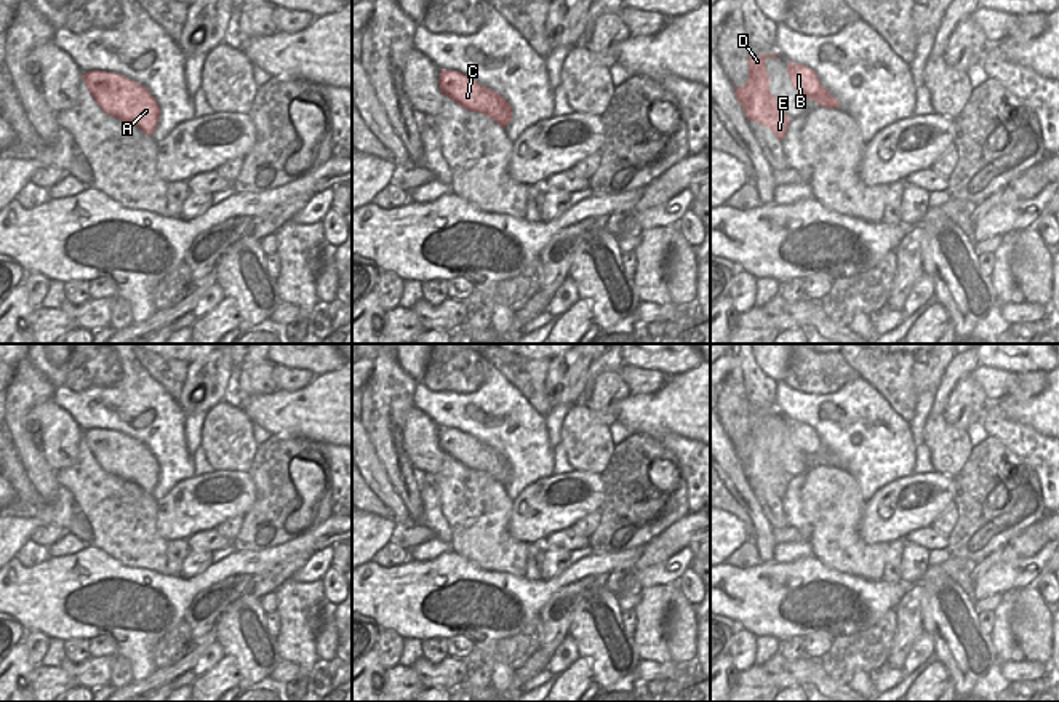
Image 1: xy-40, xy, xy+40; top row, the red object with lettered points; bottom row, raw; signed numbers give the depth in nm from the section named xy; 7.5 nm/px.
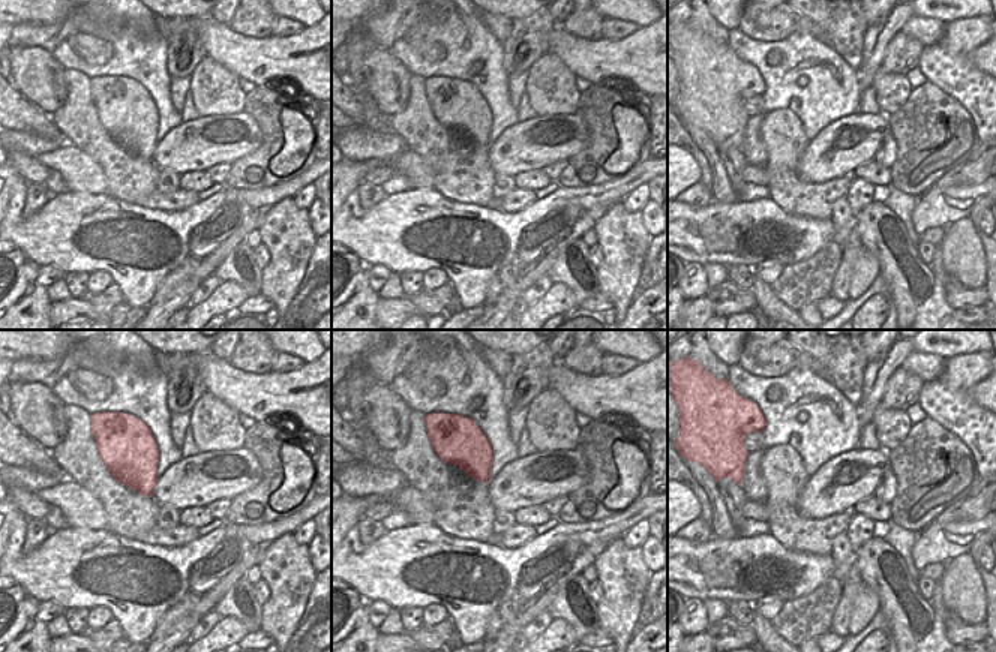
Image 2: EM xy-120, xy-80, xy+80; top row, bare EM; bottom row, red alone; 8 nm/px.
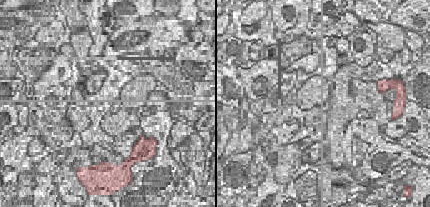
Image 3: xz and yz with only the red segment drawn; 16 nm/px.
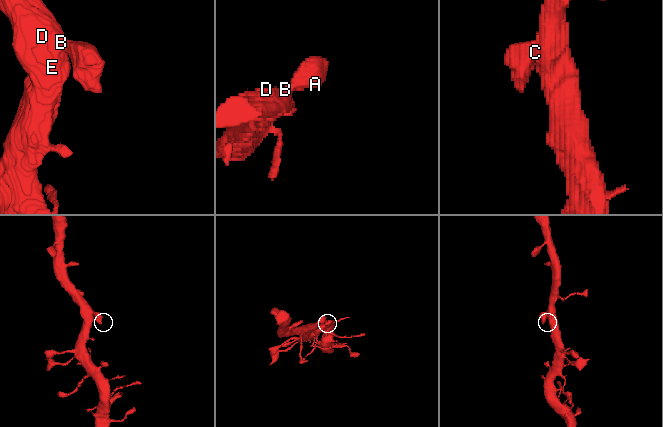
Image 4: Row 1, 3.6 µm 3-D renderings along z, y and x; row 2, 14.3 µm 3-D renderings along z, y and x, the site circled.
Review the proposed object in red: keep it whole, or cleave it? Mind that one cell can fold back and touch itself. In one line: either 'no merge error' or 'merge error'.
no merge error

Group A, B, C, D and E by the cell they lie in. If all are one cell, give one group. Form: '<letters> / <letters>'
A B C D E

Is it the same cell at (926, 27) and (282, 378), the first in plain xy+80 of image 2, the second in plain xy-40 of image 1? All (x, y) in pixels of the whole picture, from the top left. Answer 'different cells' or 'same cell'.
same cell

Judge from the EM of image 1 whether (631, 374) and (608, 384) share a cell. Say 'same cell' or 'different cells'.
different cells

